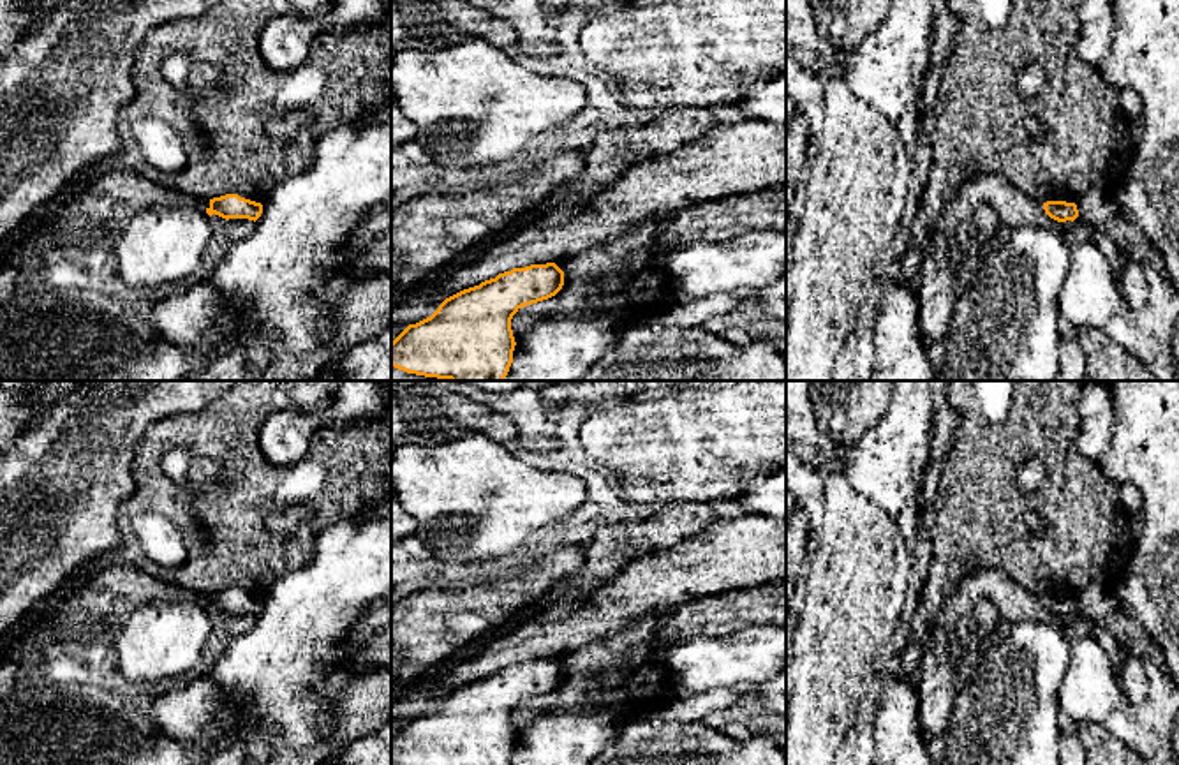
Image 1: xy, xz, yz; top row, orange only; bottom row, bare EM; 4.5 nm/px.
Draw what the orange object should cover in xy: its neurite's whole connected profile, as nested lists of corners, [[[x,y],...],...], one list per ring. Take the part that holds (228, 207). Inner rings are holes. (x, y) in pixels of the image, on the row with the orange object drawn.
[[[226,194],[220,197],[210,199],[210,206],[206,213],[211,217],[213,213],[229,220],[229,219],[248,219],[257,220],[263,213],[263,204],[240,197],[238,194]]]

